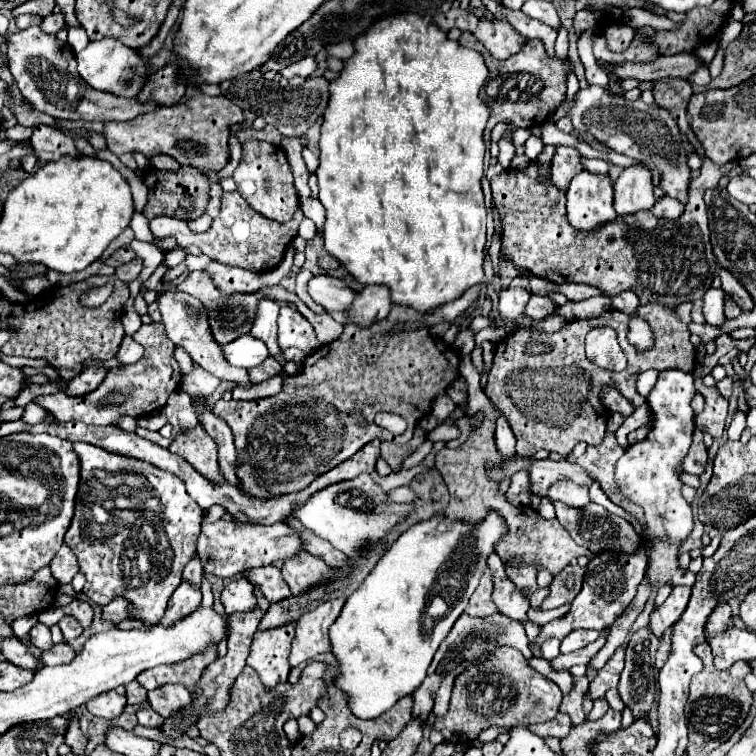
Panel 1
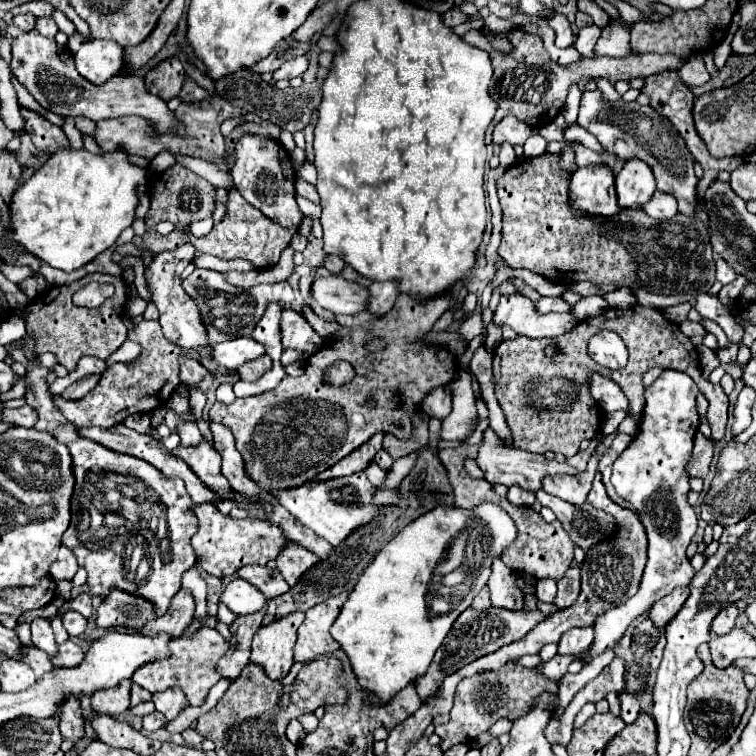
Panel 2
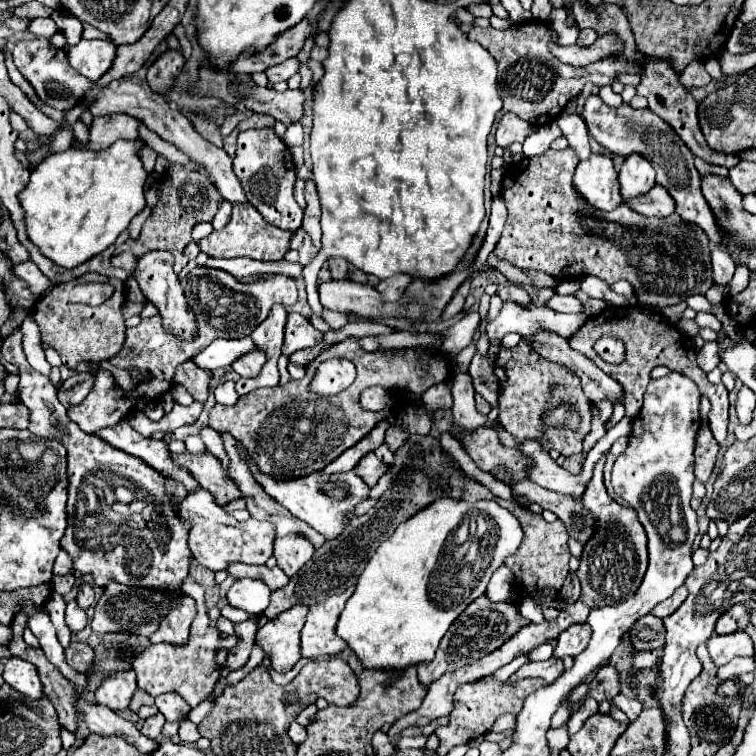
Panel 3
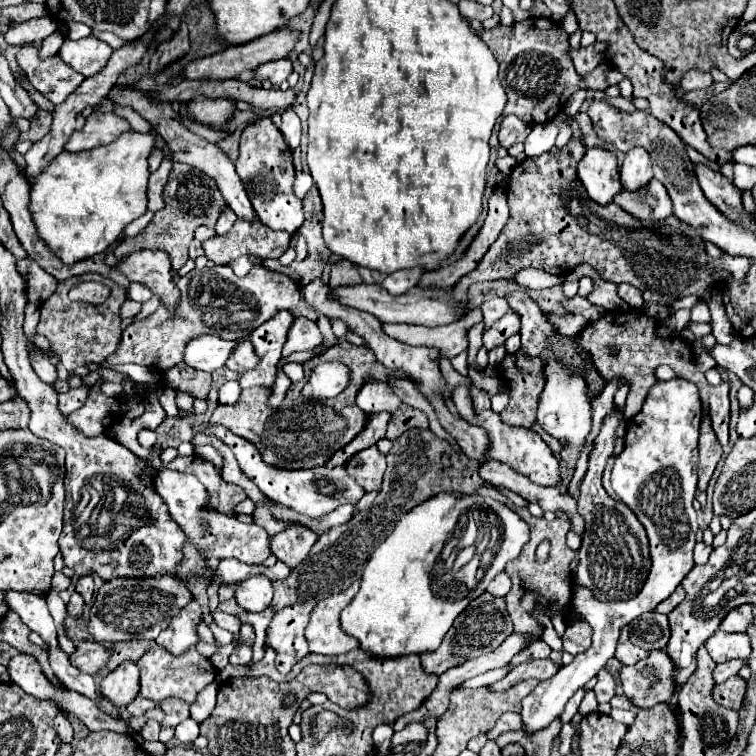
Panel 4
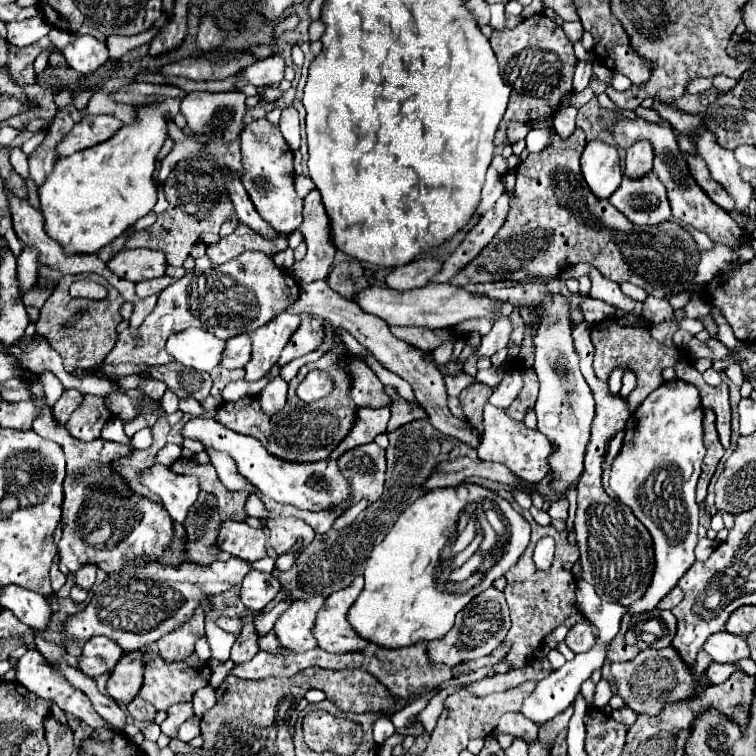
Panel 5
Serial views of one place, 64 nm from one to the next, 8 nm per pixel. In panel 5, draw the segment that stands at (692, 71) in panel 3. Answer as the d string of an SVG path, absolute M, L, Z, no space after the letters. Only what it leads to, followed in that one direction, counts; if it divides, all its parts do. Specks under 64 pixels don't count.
M694 78L688 84L688 94L702 94L708 88L712 88L712 80L708 80L708 78Z

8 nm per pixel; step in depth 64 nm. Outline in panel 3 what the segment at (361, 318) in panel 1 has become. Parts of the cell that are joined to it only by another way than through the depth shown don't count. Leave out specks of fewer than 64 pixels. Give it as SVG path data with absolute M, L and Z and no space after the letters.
M394 274L394 276L386 278L386 280L382 280L376 288L382 292L384 302L396 302L396 300L400 300L404 296L404 290L412 282L412 278L414 276L410 276L410 274Z

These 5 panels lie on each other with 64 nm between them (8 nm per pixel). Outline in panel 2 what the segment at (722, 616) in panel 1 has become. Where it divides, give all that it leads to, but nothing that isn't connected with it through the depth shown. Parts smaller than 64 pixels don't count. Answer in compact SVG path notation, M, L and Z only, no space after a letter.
M728 606L728 608L724 608L724 610L720 610L720 614L714 618L714 622L712 622L712 632L714 634L728 634L732 628L734 628L734 622L736 622L736 616L740 614L740 610L738 610L738 606Z

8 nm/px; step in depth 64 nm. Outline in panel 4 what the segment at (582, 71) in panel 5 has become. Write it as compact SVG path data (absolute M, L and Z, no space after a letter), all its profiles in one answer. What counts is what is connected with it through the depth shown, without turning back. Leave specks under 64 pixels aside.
M594 42L592 46L588 48L580 48L580 50L570 50L570 56L574 60L574 66L576 66L576 72L580 76L588 74L590 70L594 70L602 58L604 58L604 50L606 50L606 44L604 42Z

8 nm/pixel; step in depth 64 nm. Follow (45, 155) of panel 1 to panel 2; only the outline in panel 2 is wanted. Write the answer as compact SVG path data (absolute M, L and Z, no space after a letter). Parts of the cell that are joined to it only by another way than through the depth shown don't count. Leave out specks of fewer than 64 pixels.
M20 106L20 114L26 120L26 132L32 136L32 142L40 150L56 152L60 148L68 148L68 138L64 136L60 126L52 124L42 114L38 114L36 110L24 108L24 106Z

